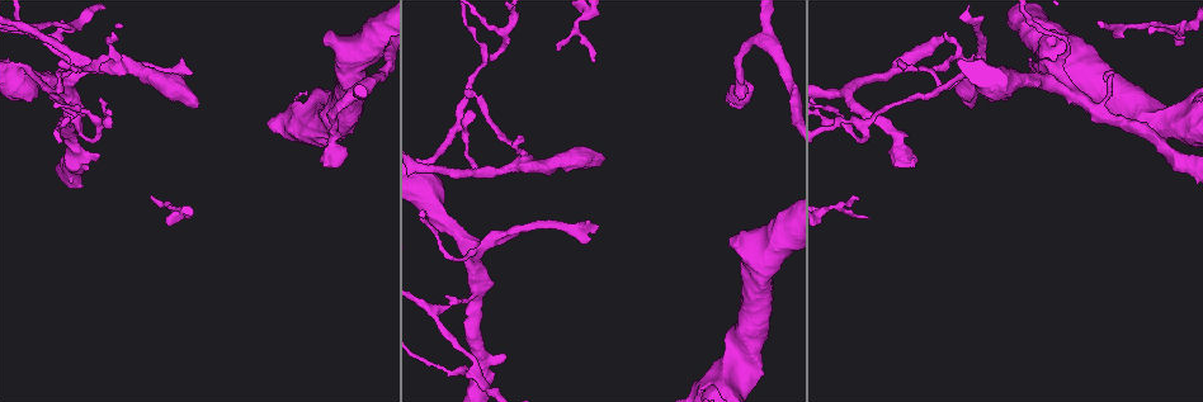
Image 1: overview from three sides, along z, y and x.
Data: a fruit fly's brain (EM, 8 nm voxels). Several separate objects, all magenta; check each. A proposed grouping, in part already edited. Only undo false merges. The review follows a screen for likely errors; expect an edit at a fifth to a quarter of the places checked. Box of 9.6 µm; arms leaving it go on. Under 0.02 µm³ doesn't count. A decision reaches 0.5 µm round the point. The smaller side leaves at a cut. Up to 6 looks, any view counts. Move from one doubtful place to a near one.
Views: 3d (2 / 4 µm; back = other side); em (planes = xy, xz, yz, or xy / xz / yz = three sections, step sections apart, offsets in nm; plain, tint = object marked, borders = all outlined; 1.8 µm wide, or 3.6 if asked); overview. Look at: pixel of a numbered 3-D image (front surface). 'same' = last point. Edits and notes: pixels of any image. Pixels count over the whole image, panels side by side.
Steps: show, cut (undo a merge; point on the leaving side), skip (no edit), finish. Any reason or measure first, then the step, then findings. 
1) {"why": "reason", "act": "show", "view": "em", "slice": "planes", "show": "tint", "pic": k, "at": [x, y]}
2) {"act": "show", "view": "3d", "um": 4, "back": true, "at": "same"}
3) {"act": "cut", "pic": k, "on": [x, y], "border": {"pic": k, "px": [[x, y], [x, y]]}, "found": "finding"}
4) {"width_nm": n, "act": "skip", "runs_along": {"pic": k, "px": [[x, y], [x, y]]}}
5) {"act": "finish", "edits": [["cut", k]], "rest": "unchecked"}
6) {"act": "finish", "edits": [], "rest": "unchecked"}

{"why": "three arms meet", "act": "show", "view": "3d", "um": 2, "pic": 1, "at": [869, 125]}

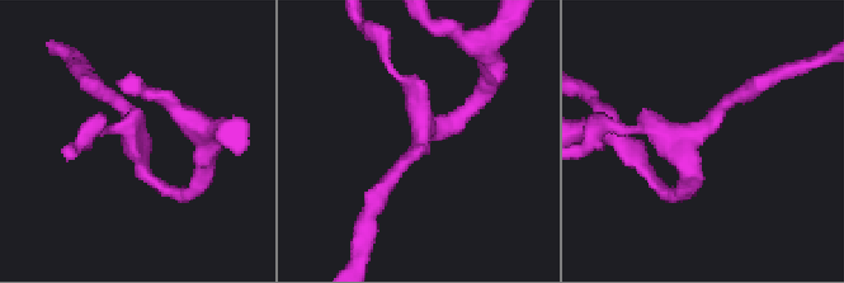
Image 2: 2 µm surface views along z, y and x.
{"act": "show", "view": "em", "slice": "yz", "step": 16, "show": "tint", "pic": 2, "at": [421, 128]}

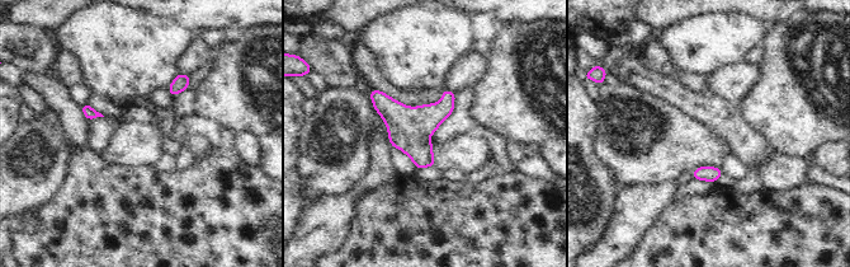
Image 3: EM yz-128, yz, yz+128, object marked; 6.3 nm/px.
{"act": "show", "view": "em", "slice": "planes", "show": "tint", "at": "same"}

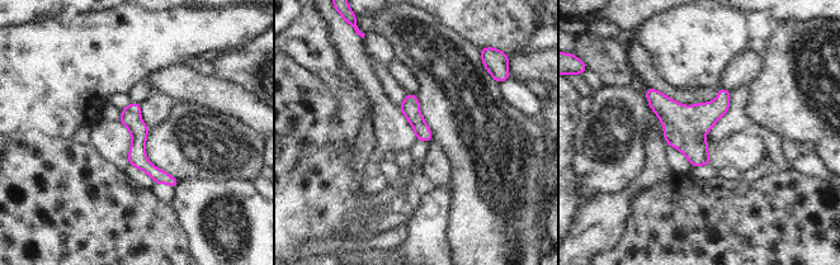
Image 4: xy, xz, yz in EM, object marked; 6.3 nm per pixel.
{"act": "skip", "runs_along": {"pic": 4, "px": [[131, 107], [138, 157], [173, 183]]}, "found": "one neuron here"}

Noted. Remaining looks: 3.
{"why": "three arms meet", "act": "show", "view": "3d", "um": 4, "pic": 1, "at": [936, 90]}

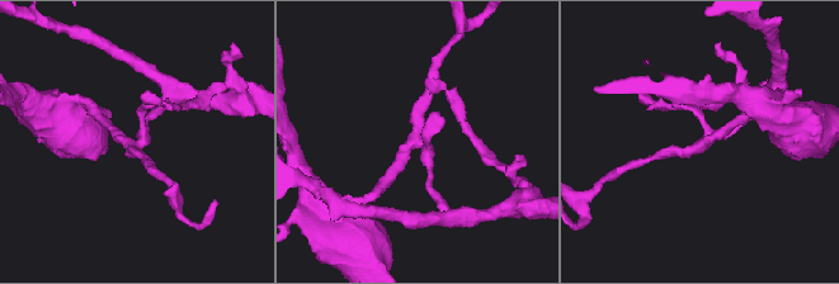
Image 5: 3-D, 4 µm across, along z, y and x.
{"act": "show", "view": "em", "slice": "planes", "show": "tint", "pic": 5, "at": [419, 146]}

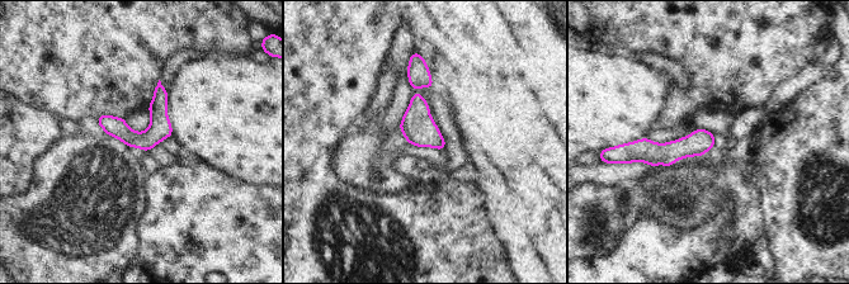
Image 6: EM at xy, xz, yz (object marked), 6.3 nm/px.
{"width_nm": 140, "act": "skip", "found": "continuous, no second neuron"}

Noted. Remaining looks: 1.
{"act": "show", "view": "em", "um": 3.6, "slice": "planes", "show": "tint", "pic": 1, "at": [897, 138]}

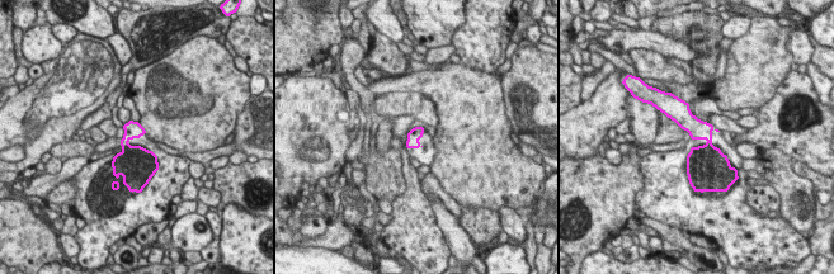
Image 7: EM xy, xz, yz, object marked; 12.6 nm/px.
{"act": "skip", "found": "one neuron here"}

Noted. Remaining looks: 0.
{"act": "finish", "edits": [], "rest": "unchecked"}

